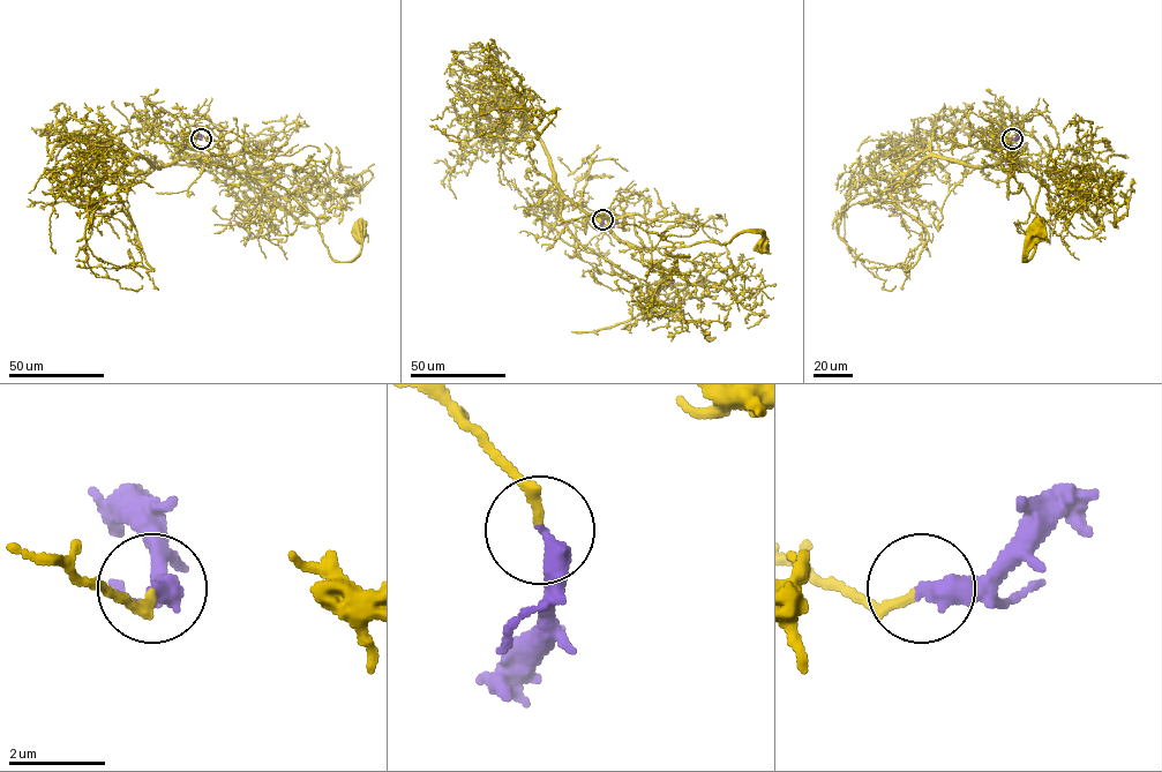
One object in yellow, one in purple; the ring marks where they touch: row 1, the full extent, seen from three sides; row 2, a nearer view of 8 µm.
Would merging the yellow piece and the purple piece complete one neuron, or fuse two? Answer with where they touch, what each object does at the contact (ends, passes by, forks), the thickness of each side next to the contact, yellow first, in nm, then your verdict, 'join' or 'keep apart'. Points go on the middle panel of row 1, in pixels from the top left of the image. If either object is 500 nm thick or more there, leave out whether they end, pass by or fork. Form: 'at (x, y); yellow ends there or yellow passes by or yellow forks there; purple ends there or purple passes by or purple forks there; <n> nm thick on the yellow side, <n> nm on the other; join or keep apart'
at (602, 219); yellow ends there; purple ends there; 180 nm thick on the yellow side, 400 nm on the other; join

